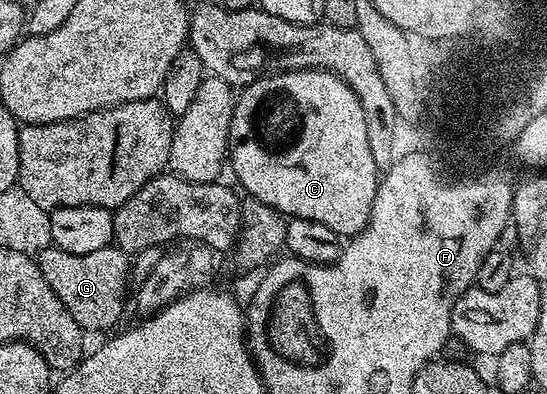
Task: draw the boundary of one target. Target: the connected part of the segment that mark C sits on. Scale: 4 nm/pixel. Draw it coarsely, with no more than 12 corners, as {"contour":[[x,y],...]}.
{"contour":[[314,65],[237,92],[229,166],[285,217],[366,227],[357,91]]}

